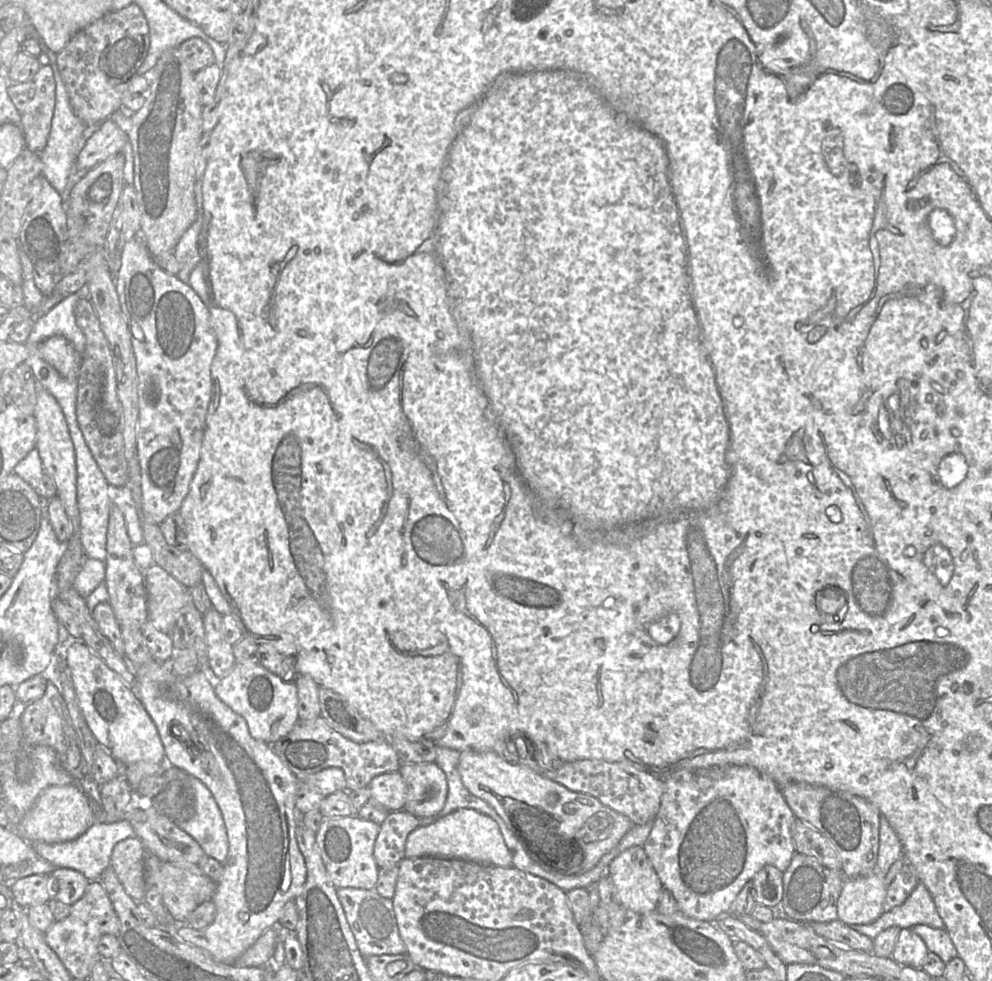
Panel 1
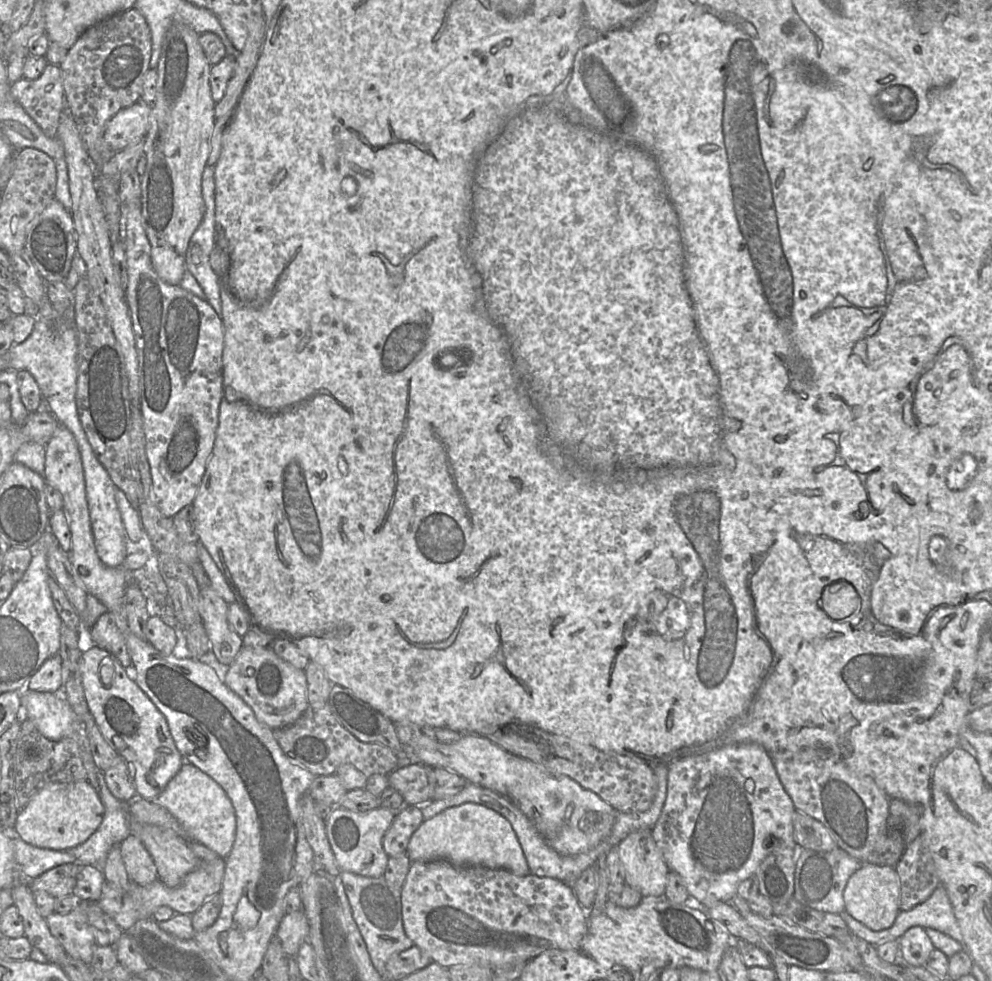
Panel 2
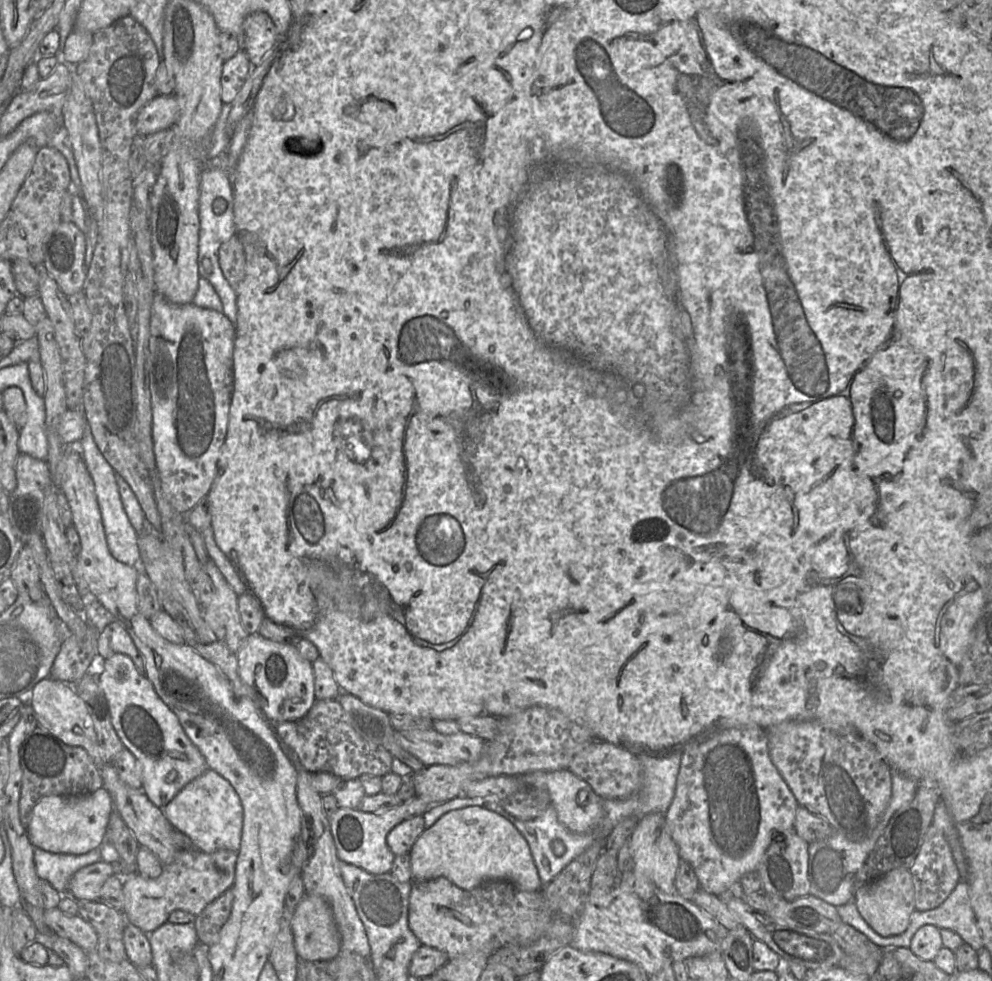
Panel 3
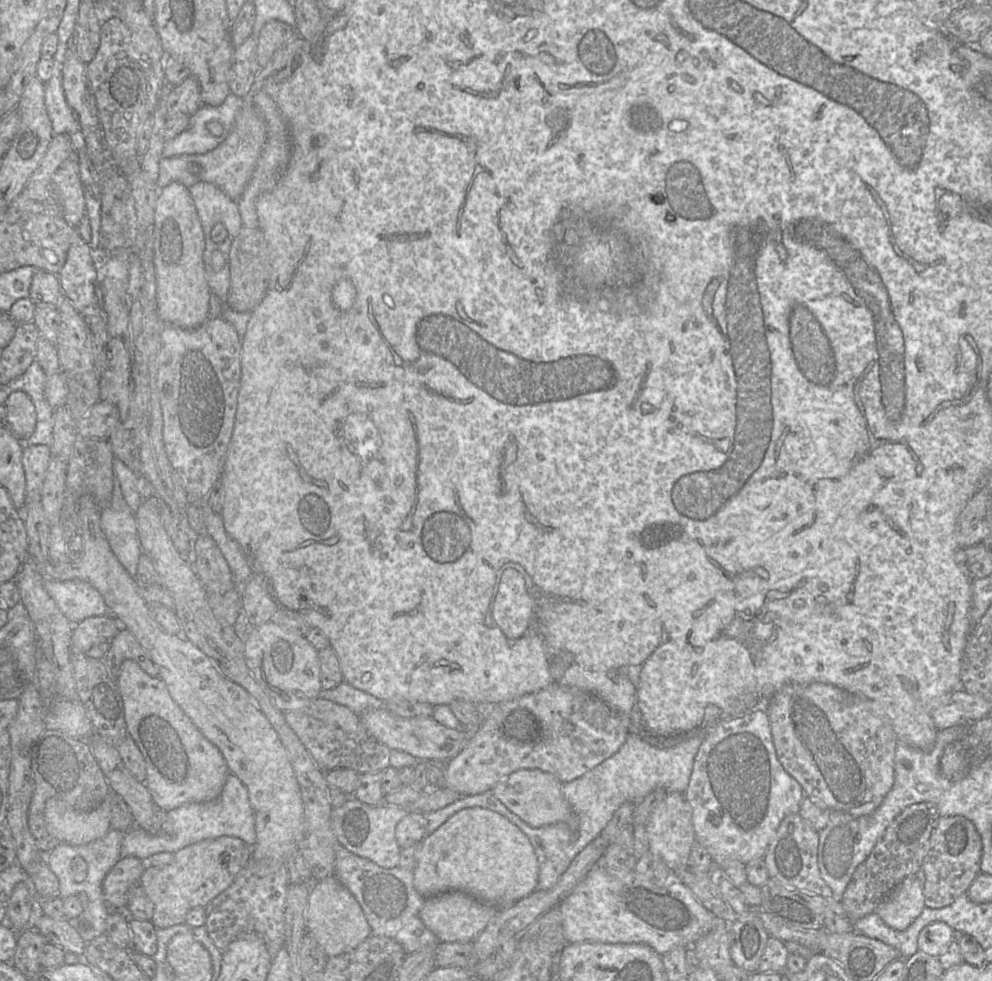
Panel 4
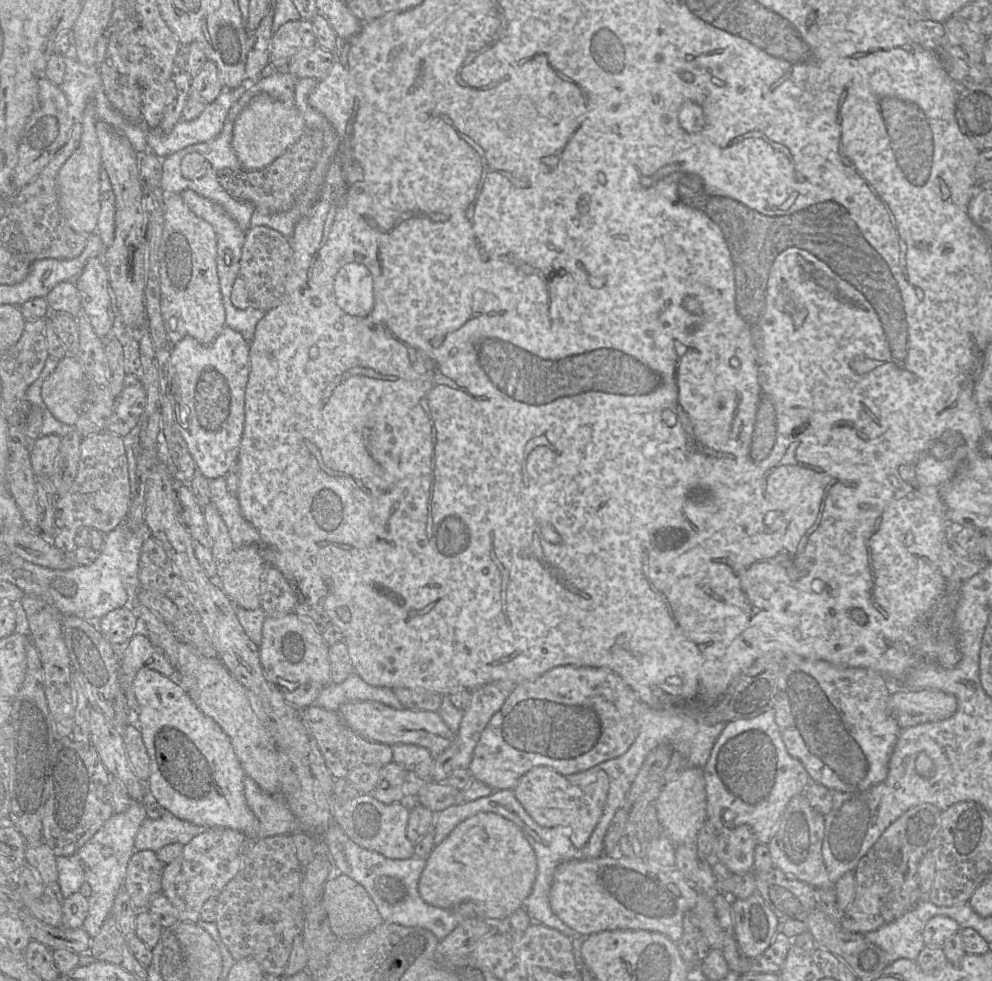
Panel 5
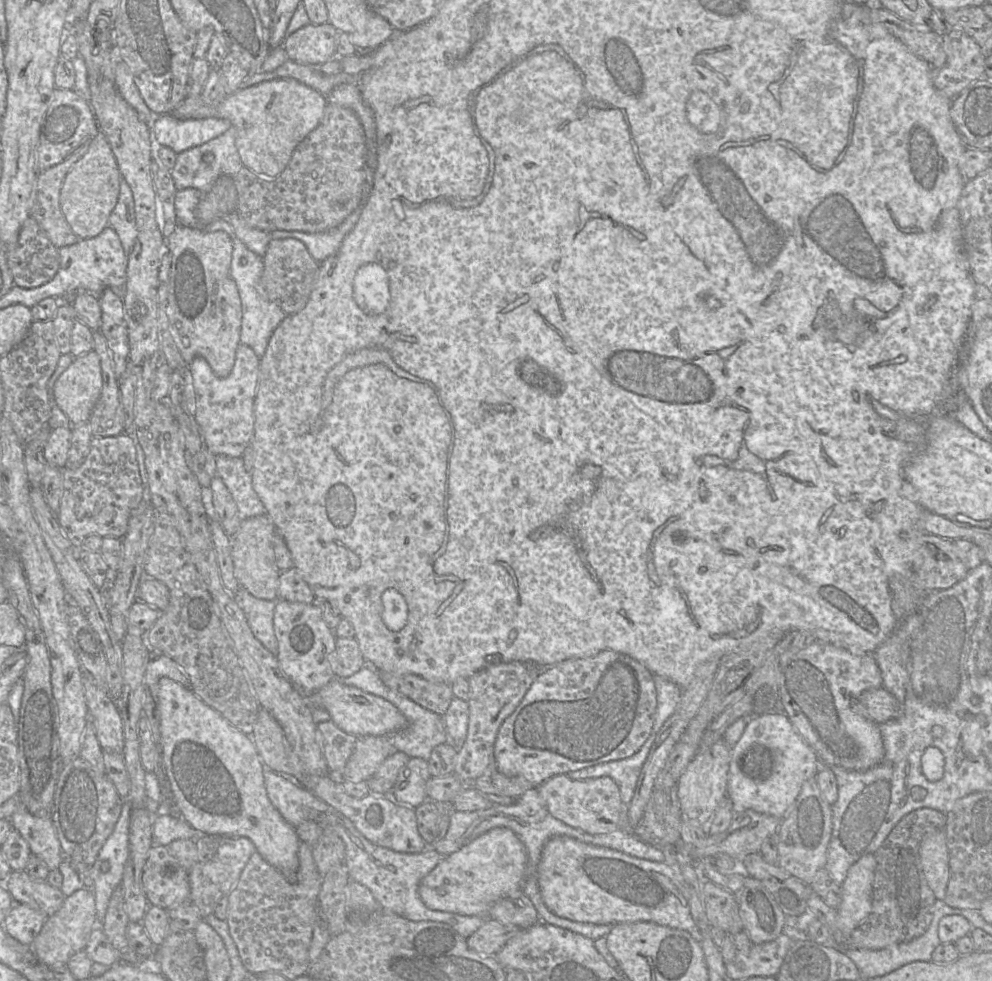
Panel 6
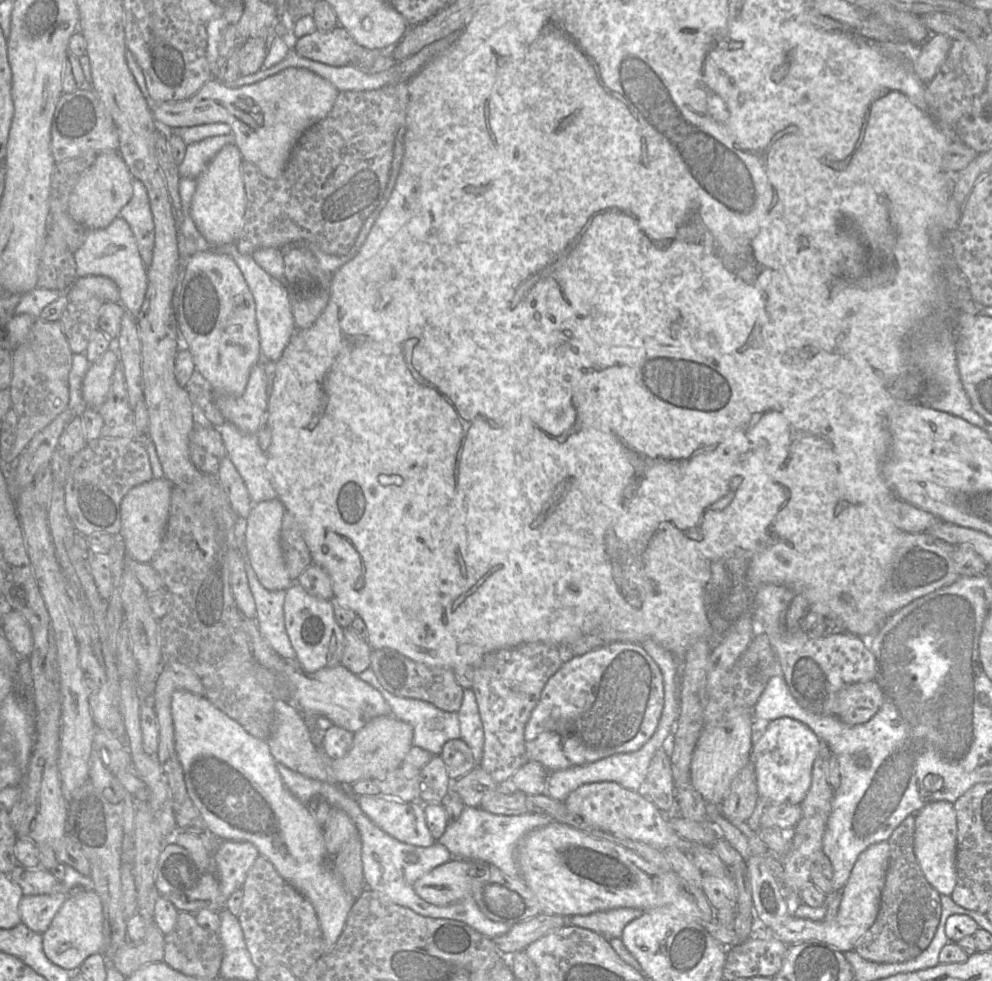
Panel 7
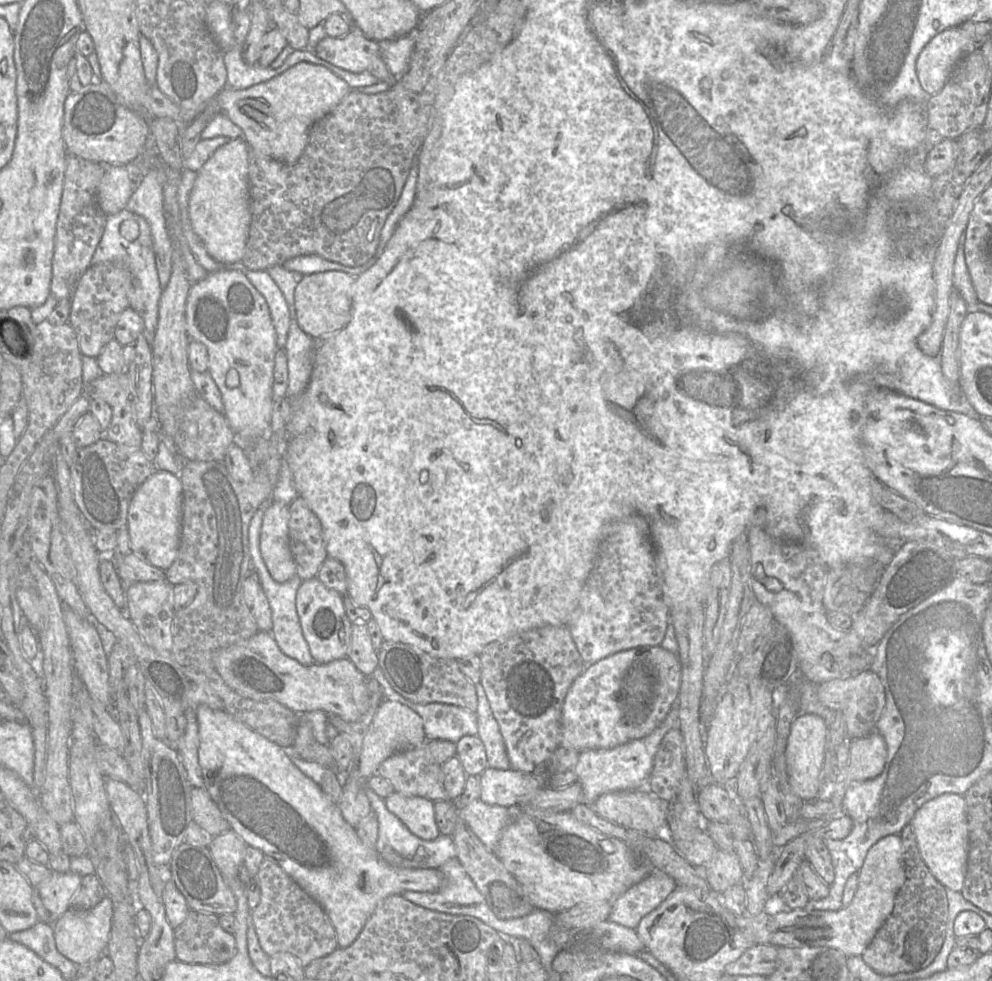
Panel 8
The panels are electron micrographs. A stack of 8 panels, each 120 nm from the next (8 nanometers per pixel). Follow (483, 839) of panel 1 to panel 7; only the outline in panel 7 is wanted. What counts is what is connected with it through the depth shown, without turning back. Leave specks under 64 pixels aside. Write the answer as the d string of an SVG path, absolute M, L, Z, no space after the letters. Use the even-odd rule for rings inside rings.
M453 858L417 879L413 885L424 901L446 906L470 895L469 861Z

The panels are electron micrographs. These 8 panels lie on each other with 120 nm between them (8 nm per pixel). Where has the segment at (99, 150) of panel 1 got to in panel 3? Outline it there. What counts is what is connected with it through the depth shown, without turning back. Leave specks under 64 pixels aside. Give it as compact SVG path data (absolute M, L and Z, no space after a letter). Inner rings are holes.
M158 95L146 104L136 118L138 136L148 136L172 127L180 115L180 105L174 95Z

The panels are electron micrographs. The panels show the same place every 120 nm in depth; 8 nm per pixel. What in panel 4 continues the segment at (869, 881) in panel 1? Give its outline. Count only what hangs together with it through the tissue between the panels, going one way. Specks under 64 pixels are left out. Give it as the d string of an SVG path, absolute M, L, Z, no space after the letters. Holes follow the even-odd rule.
M917 875L905 878L877 907L875 913L889 927L905 930L925 908L922 883Z

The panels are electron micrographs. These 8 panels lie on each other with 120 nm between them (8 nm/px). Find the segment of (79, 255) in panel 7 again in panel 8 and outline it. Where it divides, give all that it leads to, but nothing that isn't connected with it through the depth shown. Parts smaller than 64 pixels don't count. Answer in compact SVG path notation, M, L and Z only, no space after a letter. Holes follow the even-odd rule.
M125 208L120 212L107 217L102 238L97 245L91 260L92 265L105 262L123 264L132 273L134 277L133 287L137 286L137 289L141 290L142 300L145 306L143 314L140 314L145 324L144 334L151 334L152 338L157 326L159 301L163 289L160 285L157 272L150 227L143 217L130 212ZM126 220L135 220L140 226L139 236L133 241L126 240L120 234L120 226L122 222Z

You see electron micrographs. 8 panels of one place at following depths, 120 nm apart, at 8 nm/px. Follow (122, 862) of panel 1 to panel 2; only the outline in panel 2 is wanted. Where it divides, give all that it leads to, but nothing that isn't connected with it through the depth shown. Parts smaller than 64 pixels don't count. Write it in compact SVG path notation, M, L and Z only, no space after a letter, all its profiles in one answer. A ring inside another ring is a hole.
M130 834L119 844L121 856L130 881L146 886L158 880L157 867L143 842Z

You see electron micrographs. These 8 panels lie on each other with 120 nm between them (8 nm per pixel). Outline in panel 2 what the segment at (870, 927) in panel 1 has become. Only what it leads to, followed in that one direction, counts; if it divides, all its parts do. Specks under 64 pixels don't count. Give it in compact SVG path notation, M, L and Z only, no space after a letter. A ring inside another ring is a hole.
M943 886L937 887L932 893L932 895L926 901L918 904L917 906L913 907L910 910L900 911L893 925L881 931L873 931L869 929L865 925L863 925L861 922L853 918L845 910L842 911L842 913L840 913L839 915L845 921L851 933L864 939L865 941L867 941L868 943L871 943L874 946L878 946L880 944L890 942L893 940L899 940L901 936L909 928L914 927L914 926L919 926L922 928L933 928L950 936L951 938L958 941L959 943L962 943L963 949L964 949L962 932L958 924L958 921L956 919L956 916L954 914L953 907L950 902L948 893Z

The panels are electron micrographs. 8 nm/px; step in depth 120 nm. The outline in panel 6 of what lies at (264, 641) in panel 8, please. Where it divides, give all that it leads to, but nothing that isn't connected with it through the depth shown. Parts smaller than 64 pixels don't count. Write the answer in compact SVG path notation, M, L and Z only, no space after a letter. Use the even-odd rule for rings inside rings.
M335 678L320 690L306 695L311 706L324 708L331 720L343 731L356 737L393 735L407 726L405 716L389 701L382 697L343 684Z

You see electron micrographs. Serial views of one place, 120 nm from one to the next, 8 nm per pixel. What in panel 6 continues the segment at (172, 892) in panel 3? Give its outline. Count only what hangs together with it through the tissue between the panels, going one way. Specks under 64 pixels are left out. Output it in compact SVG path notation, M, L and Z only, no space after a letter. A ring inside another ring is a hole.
M200 834L200 837L194 840L198 857L188 871L189 902L197 907L200 916L204 919L213 912L217 902L232 891L250 857L256 852L256 848L247 837Z

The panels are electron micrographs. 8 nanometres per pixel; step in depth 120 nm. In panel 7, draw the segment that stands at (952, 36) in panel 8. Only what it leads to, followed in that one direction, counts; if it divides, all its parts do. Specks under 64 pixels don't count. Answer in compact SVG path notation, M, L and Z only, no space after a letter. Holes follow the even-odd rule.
M931 34L919 46L919 55L913 61L913 71L917 77L928 84L943 65L953 40L946 35Z

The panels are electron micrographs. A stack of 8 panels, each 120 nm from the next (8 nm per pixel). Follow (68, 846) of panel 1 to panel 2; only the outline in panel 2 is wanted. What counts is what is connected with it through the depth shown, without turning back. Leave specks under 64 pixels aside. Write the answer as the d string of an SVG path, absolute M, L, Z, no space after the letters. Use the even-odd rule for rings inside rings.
M98 773L97 776L100 780L101 786L100 789L97 789L97 791L105 807L103 821L97 830L85 842L63 851L73 855L80 864L93 865L103 871L102 866L110 850L114 846L119 845L122 840L131 834L131 817L130 813L128 812L128 807L126 806L127 802L120 801L112 795L106 785L104 775L102 776L100 773Z

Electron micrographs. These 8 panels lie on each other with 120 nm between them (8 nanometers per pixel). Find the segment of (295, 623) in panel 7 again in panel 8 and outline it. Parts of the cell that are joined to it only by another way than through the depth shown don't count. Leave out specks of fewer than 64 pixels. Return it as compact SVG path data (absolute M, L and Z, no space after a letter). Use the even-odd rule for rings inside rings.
M315 576L302 581L296 593L295 605L302 634L314 662L326 664L346 657L351 643L353 623L346 616L343 595L327 588Z

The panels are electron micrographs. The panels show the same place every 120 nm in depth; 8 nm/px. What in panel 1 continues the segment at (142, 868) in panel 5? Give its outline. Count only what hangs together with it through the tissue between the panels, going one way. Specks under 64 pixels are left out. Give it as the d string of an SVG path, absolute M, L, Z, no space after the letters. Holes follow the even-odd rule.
M37 874L18 879L10 889L16 907L26 909L53 900L58 883L50 874Z

